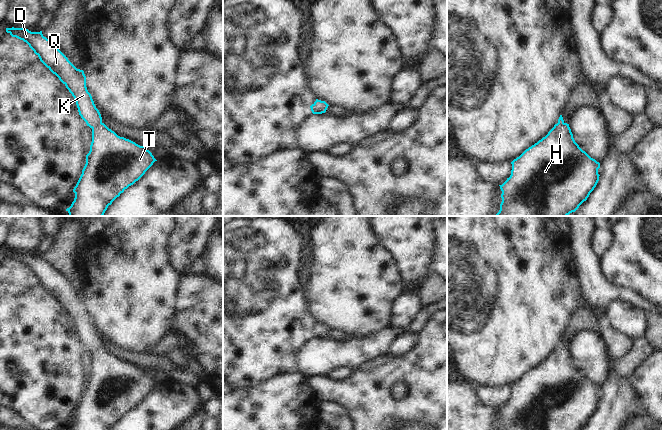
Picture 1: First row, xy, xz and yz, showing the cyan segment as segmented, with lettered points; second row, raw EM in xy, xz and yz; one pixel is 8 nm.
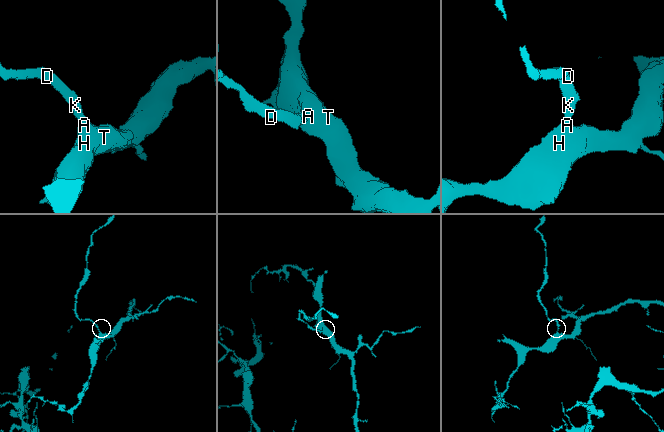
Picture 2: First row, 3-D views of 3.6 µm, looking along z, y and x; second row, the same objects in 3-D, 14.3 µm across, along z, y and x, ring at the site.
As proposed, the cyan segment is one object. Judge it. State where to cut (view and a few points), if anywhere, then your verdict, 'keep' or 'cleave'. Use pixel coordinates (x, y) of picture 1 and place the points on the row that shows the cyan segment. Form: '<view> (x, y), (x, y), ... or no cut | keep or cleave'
no cut | keep

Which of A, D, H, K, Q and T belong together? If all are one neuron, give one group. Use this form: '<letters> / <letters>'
A D H K Q T

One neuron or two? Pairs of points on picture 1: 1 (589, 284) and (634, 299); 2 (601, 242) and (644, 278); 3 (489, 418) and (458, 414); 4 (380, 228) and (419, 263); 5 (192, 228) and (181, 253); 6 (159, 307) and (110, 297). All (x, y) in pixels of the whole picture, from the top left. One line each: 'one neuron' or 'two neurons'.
1: one neuron
2: two neurons
3: one neuron
4: one neuron
5: one neuron
6: one neuron

